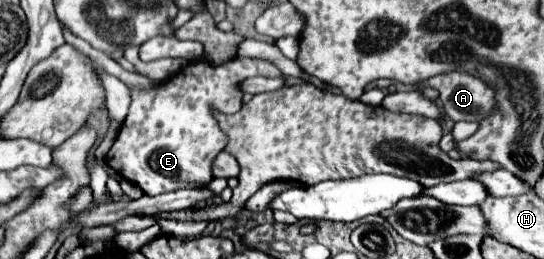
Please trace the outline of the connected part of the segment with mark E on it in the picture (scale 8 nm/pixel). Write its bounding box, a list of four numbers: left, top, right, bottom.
[105,56,281,196]

